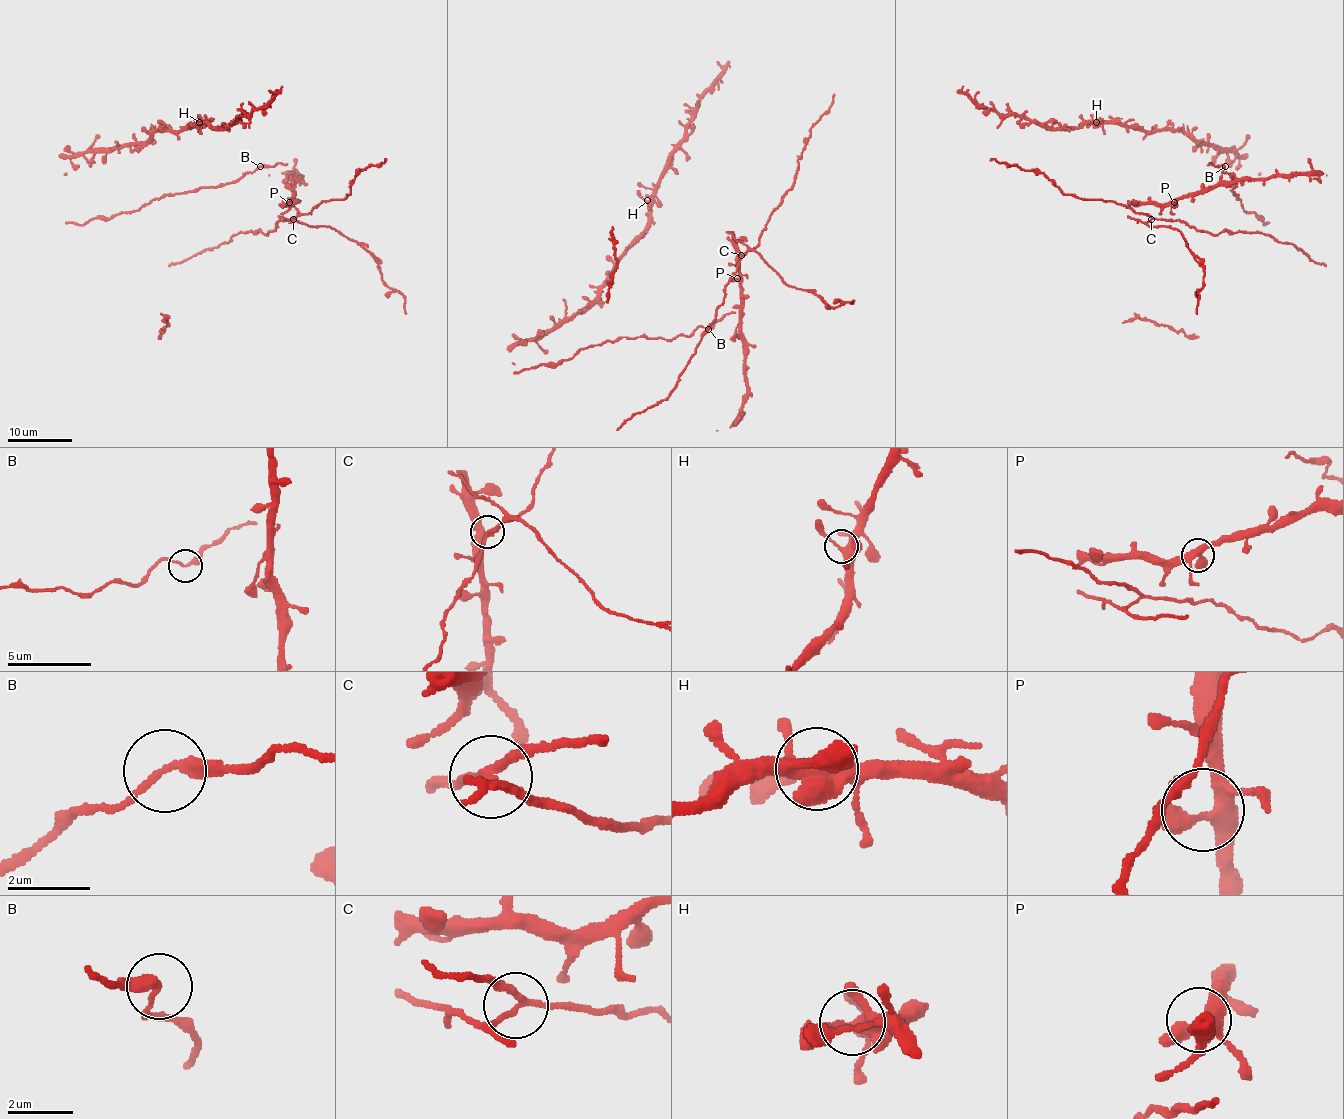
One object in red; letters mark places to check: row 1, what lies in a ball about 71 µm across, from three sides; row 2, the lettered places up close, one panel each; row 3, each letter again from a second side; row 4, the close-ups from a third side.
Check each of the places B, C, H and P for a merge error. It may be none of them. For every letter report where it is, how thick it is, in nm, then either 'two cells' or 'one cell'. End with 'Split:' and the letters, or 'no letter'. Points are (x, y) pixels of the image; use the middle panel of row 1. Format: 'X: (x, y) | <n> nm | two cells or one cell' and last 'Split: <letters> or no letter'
B: (708, 329) | 240 nm | one cell
C: (741, 255) | 170 nm | two cells
H: (647, 200) | 360 nm | one cell
P: (737, 278) | 360 nm | one cell
Split: C

